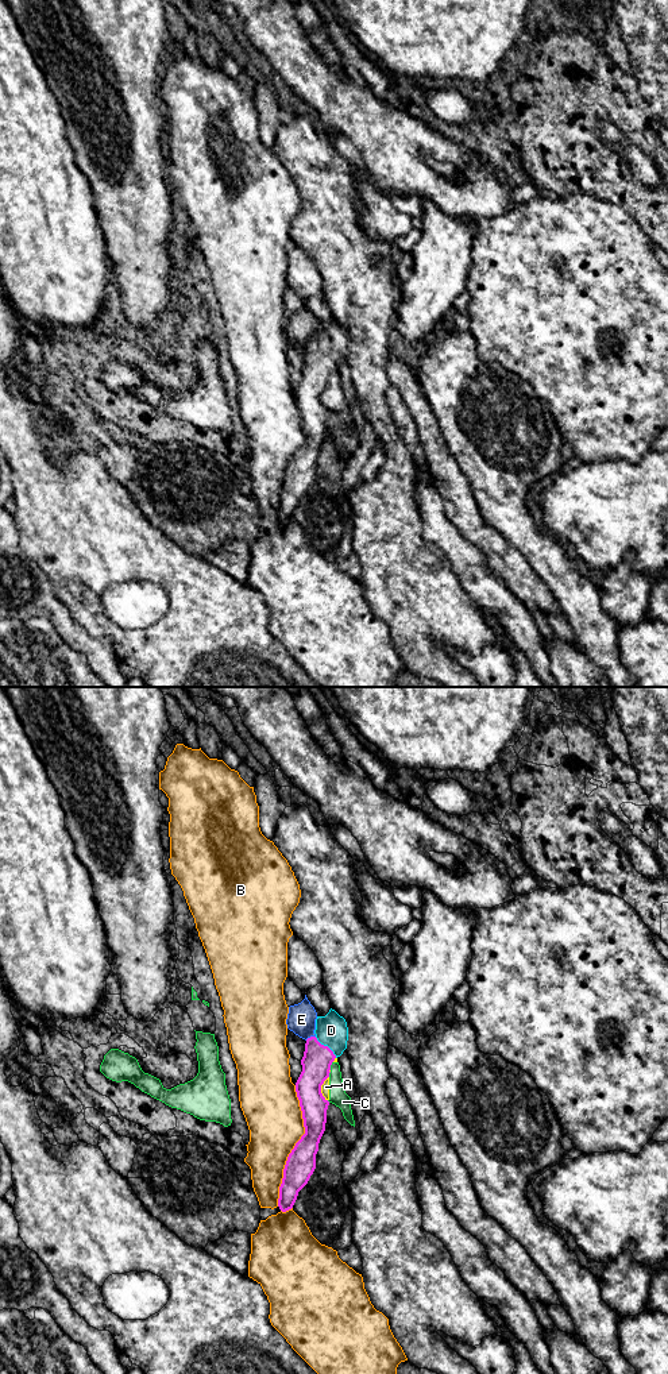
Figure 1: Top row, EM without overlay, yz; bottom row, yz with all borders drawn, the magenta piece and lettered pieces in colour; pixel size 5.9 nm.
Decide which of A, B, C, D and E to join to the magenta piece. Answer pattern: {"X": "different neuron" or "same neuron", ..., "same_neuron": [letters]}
{"A": "different neuron", "B": "different neuron", "C": "different neuron", "D": "same neuron", "E": "different neuron", "same_neuron": ["D"]}

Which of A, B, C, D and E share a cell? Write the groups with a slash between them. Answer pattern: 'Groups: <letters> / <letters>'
Groups: A C / B / D / E

